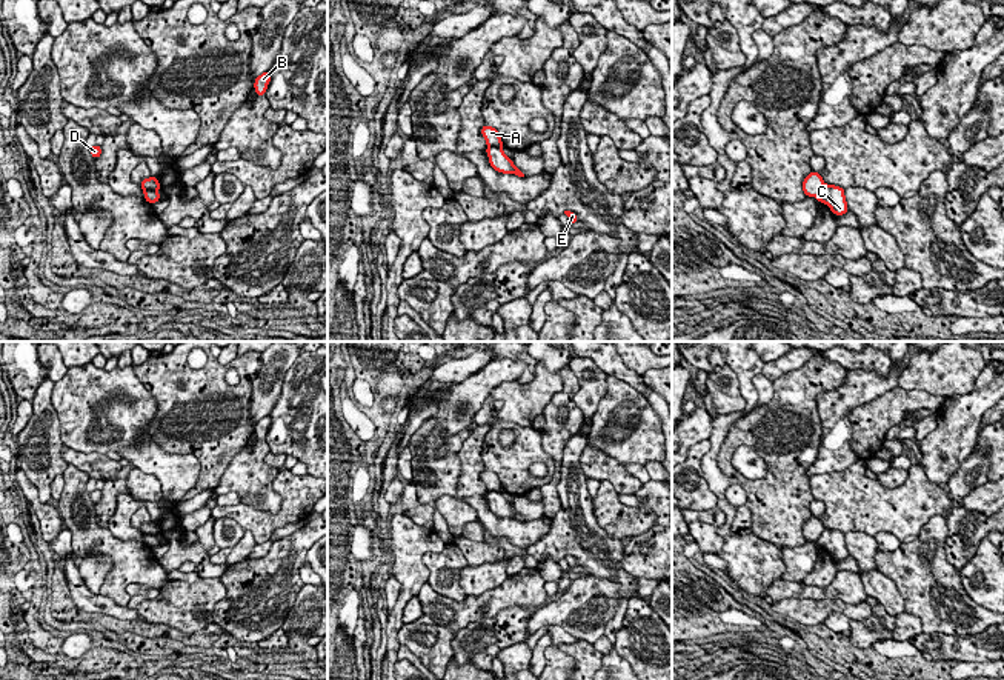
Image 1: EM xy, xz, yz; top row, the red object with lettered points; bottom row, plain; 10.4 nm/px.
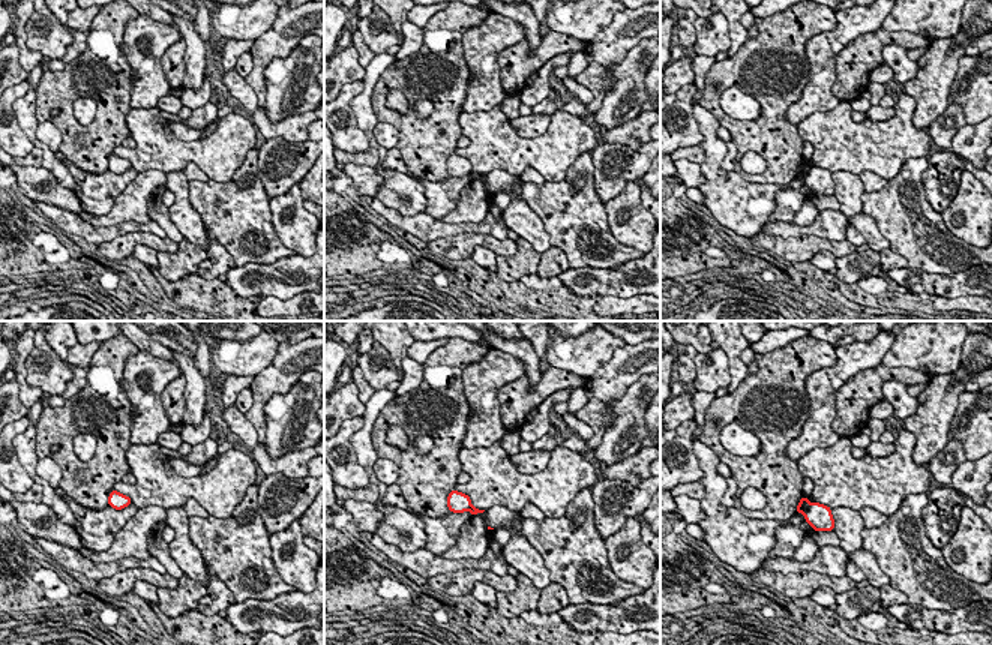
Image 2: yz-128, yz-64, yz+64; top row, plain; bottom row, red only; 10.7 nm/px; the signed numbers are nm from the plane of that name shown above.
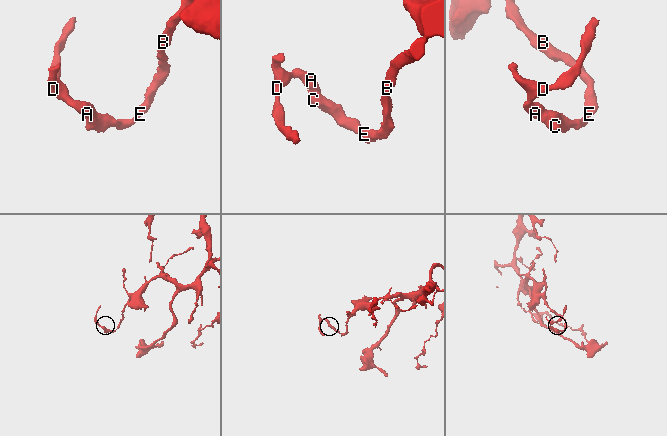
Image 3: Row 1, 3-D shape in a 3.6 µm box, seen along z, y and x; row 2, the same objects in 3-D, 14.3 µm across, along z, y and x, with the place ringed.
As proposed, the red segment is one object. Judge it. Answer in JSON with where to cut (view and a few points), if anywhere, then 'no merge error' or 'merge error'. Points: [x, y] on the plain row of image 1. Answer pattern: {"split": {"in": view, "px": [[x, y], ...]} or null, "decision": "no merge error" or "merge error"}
{"split": {"in": "xy", "px": [[157, 534], [143, 536]]}, "decision": "merge error"}

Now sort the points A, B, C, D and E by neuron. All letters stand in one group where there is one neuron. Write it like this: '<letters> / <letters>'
A D / B C E

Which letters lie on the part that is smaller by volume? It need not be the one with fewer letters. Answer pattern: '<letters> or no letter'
A, D

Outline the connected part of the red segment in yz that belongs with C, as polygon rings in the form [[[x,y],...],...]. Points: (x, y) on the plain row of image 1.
[[[824,529],[818,538],[818,546],[830,552],[835,560],[844,560],[849,557],[844,532],[835,529]]]

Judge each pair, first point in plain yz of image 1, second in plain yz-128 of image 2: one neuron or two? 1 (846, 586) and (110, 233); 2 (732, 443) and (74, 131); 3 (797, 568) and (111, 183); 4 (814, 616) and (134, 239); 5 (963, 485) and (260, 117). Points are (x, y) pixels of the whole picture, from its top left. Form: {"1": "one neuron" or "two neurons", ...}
{"1": "one neuron", "2": "one neuron", "3": "one neuron", "4": "one neuron", "5": "two neurons"}

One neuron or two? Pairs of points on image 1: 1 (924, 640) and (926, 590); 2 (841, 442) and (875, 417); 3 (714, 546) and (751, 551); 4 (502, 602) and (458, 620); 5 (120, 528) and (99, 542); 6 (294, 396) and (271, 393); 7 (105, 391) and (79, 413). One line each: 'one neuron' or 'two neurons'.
1: two neurons
2: two neurons
3: two neurons
4: one neuron
5: two neurons
6: two neurons
7: one neuron

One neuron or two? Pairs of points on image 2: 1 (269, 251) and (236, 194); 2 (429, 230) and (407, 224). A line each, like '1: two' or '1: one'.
1: one
2: one

